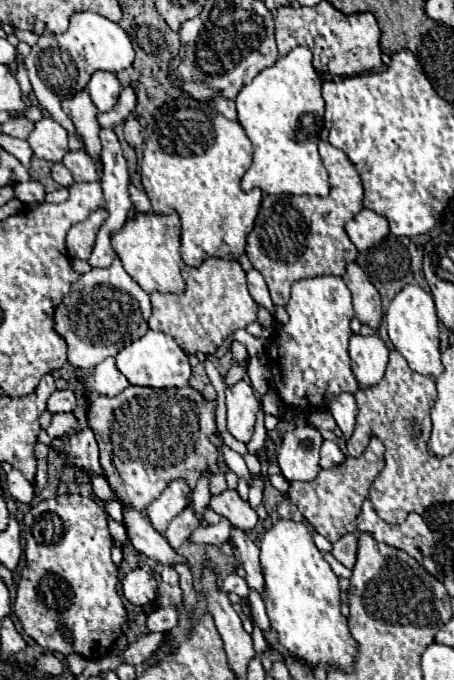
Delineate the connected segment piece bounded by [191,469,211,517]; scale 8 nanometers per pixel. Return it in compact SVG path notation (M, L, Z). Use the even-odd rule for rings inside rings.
M207 469L203 471L203 477L199 477L197 481L197 487L193 491L193 509L197 511L197 515L201 517L203 509L209 505L209 499L211 499L211 493L209 493L209 479L211 479L211 473L207 473Z

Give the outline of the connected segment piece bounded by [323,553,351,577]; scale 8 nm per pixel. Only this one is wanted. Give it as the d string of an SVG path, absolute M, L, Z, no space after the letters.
M323 553L323 557L325 557L325 561L331 565L331 569L333 569L333 573L335 573L337 577L349 577L349 575L351 575L351 571L349 571L343 563L339 563L331 553Z

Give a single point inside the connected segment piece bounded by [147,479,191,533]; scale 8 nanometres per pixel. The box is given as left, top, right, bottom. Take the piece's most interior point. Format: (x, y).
(174, 499)

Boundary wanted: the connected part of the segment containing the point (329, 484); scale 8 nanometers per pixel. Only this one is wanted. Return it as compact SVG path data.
M371 435L369 445L361 457L347 455L347 459L341 465L331 467L331 469L321 469L315 481L291 483L289 499L297 505L297 509L303 513L307 523L317 533L321 533L331 543L335 543L345 533L357 531L357 513L361 509L363 499L367 497L367 491L373 479L383 469L383 453L385 453L383 443L375 435Z

